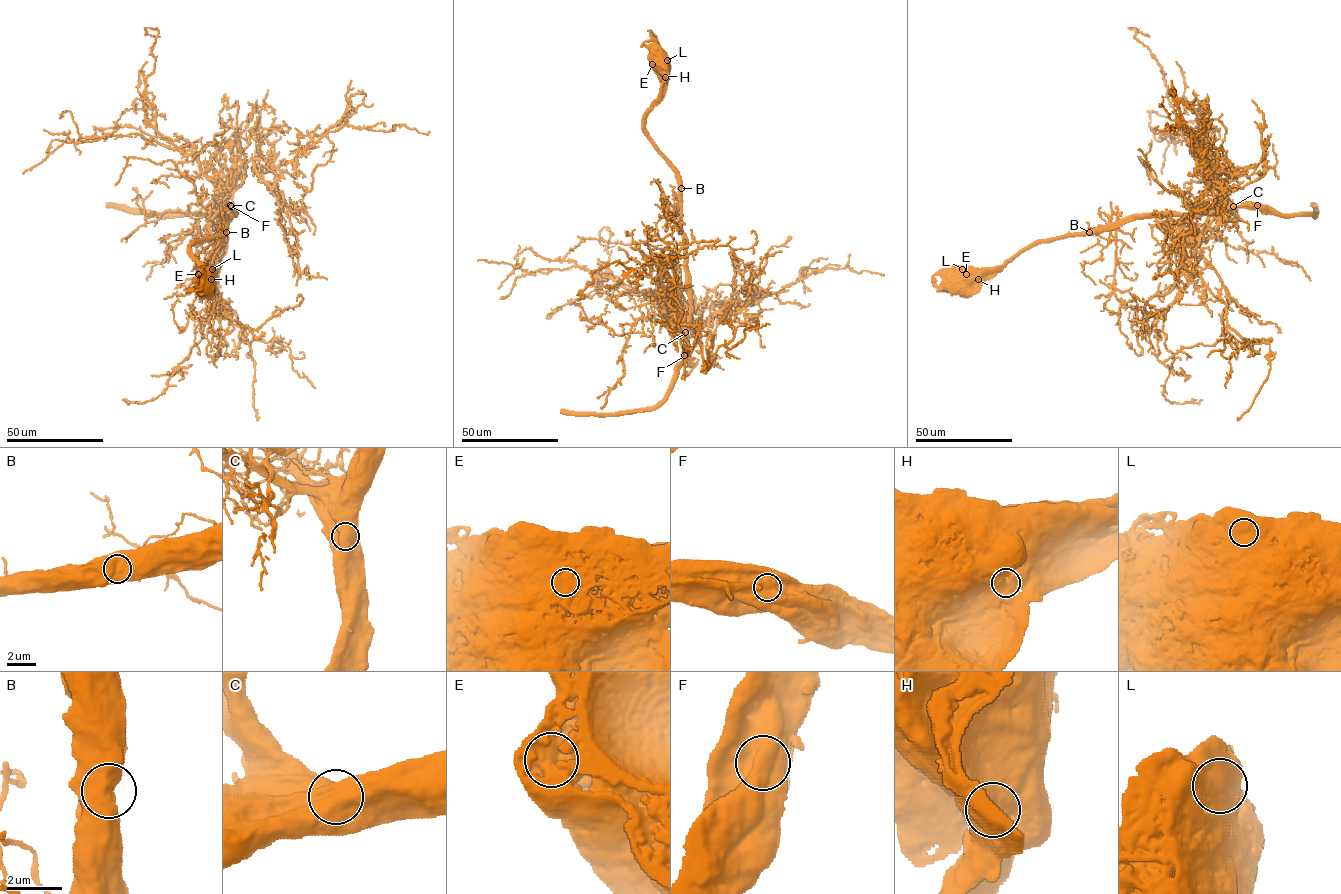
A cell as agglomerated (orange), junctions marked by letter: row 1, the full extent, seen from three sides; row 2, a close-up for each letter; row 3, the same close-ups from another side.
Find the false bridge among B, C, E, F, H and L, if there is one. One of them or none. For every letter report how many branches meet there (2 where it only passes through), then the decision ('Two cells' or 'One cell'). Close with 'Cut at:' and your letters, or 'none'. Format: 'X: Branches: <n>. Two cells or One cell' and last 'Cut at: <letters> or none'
B: Branches: 1. One cell
C: Branches: 1. One cell
E: Branches: 1. One cell
F: Branches: 1. One cell
H: Branches: 1. One cell
L: Branches: 1. One cell
Cut at: none

